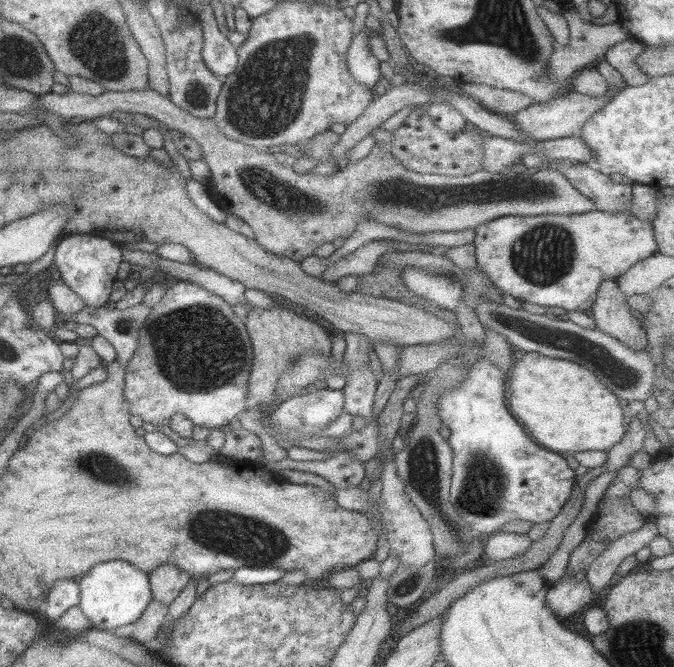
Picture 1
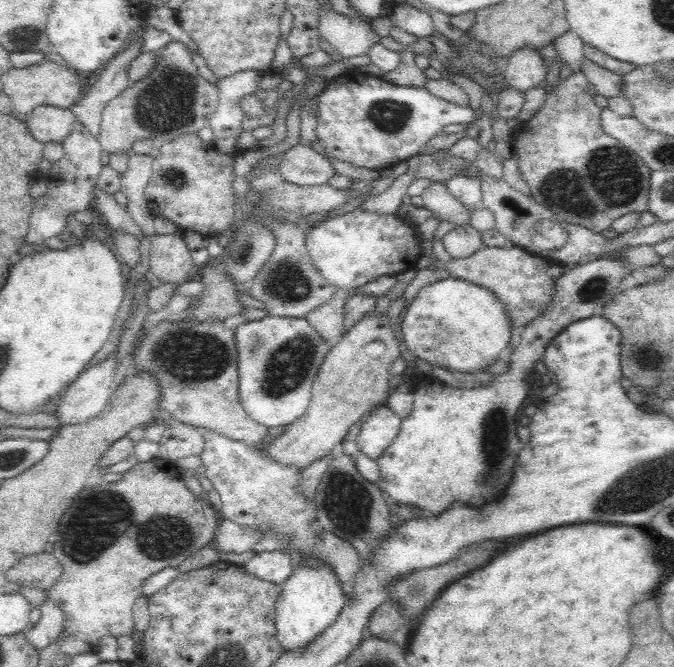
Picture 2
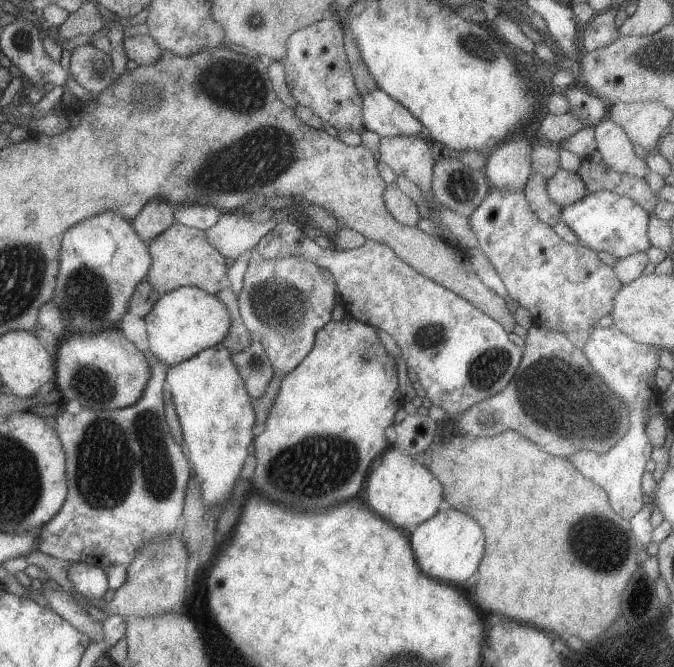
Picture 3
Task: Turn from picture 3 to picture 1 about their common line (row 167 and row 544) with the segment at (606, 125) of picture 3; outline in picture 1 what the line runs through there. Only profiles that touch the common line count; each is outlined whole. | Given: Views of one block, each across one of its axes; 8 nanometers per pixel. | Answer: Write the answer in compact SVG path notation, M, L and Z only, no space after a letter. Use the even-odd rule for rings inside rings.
M641 524L639 530L611 540L611 544L587 568L585 578L587 578L593 594L601 592L601 588L605 588L607 584L611 586L617 578L615 572L621 566L621 562L627 556L635 556L641 548L645 548L653 536L657 536L655 524Z

